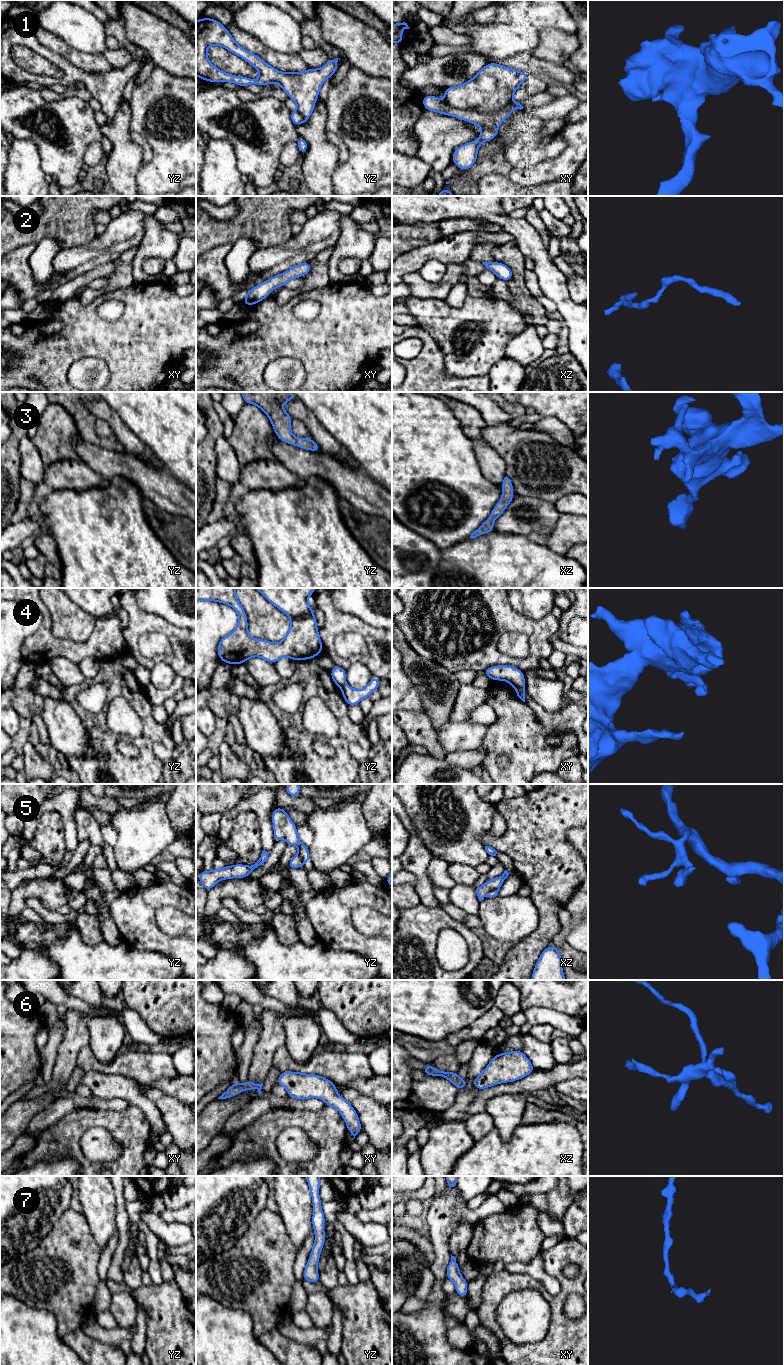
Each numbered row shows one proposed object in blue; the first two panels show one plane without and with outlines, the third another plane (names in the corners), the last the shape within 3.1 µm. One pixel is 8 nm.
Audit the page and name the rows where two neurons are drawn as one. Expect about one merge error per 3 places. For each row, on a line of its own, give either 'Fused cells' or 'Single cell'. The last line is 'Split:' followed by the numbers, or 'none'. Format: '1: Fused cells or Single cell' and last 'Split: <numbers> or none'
1: Fused cells
2: Single cell
3: Single cell
4: Fused cells
5: Fused cells
6: Single cell
7: Single cell
Split: 1, 4, 5

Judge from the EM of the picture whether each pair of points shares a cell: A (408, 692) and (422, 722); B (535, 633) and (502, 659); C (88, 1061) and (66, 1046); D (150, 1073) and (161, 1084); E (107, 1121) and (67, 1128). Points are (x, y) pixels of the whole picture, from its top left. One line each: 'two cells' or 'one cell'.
A: two cells
B: one cell
C: two cells
D: two cells
E: one cell

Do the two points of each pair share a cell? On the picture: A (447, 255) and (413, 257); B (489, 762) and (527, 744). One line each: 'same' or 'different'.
A: same
B: same

